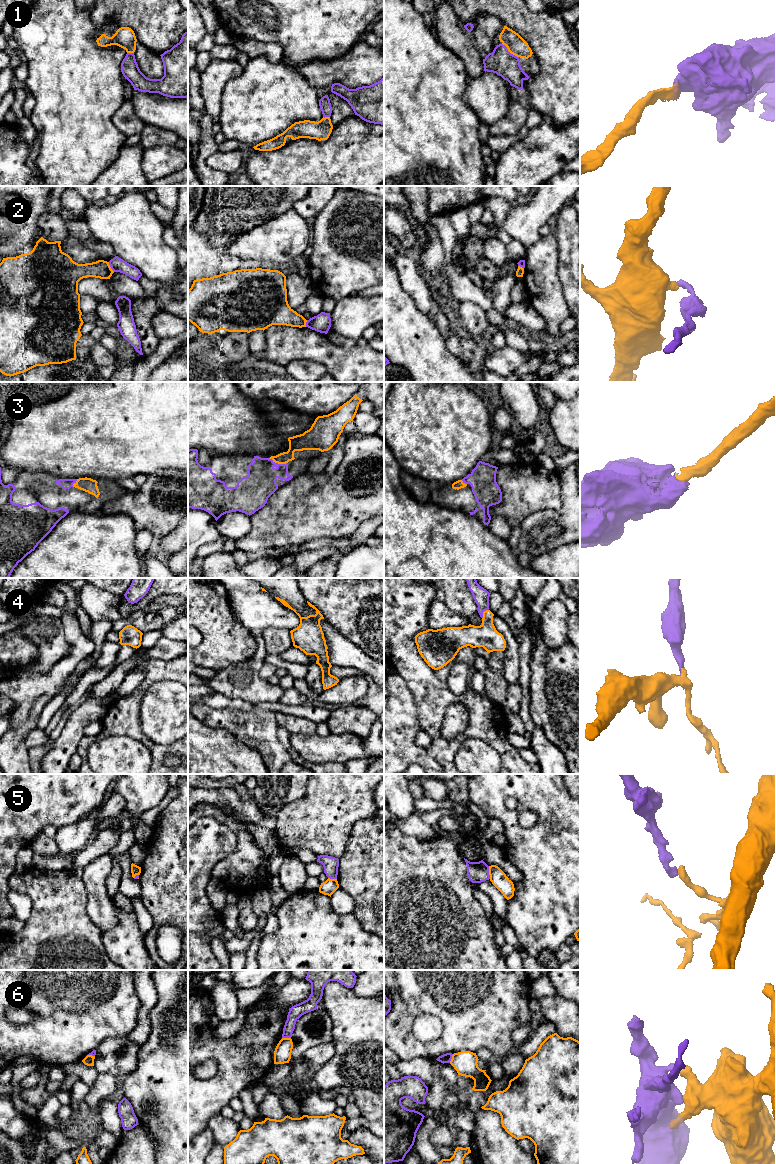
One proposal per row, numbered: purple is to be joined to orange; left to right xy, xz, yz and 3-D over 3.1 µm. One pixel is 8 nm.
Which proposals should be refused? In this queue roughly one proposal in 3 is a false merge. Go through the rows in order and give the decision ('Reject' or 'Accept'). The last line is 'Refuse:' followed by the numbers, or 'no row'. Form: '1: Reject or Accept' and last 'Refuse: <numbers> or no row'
1: Accept
2: Reject
3: Accept
4: Accept
5: Reject
6: Reject
Refuse: 2, 5, 6

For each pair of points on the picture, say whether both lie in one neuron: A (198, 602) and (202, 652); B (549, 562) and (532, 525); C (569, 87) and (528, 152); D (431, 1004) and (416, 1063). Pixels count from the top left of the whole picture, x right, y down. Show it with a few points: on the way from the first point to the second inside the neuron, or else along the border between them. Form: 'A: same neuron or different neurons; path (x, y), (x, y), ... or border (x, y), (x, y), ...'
A: same neuron; path (208, 614), (208, 640)
B: different neurons; border (567, 544), (560, 545), (533, 557)
C: different neurons; border (543, 116), (548, 116), (556, 125), (569, 124)
D: different neurons; border (432, 1060), (412, 1058), (400, 1061)

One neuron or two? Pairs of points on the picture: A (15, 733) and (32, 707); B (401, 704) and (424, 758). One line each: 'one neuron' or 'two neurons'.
A: one neuron
B: one neuron

